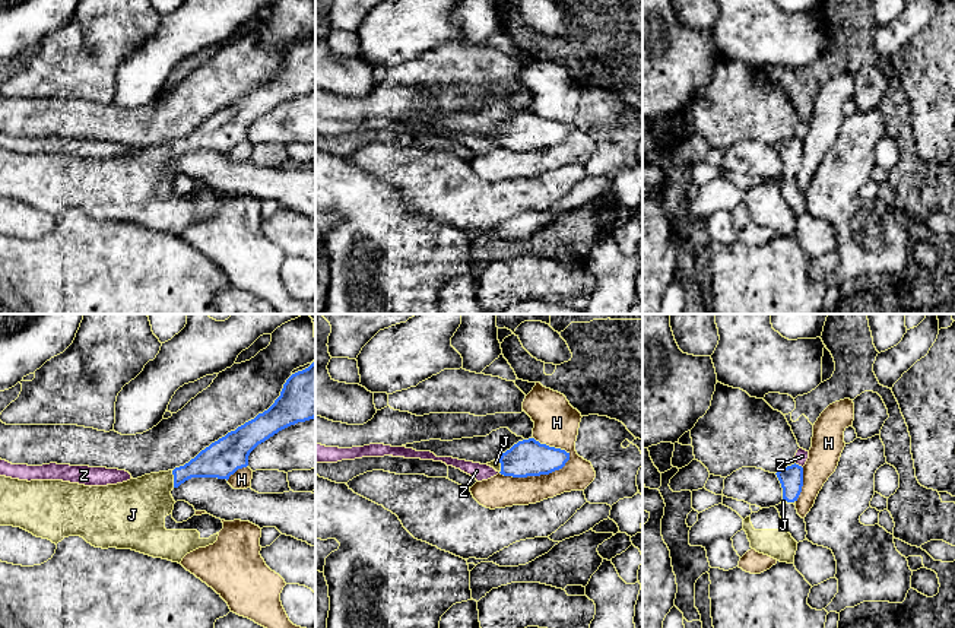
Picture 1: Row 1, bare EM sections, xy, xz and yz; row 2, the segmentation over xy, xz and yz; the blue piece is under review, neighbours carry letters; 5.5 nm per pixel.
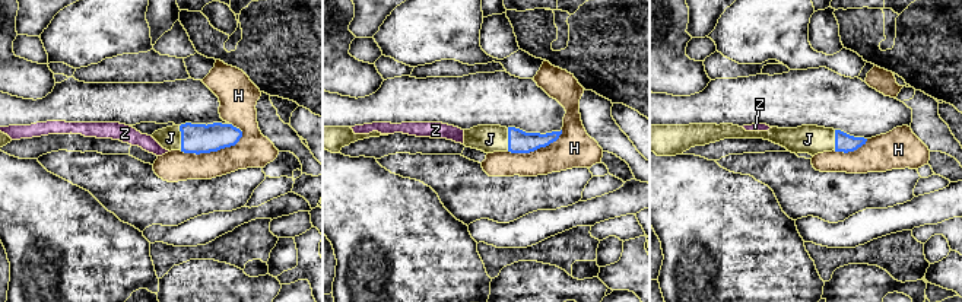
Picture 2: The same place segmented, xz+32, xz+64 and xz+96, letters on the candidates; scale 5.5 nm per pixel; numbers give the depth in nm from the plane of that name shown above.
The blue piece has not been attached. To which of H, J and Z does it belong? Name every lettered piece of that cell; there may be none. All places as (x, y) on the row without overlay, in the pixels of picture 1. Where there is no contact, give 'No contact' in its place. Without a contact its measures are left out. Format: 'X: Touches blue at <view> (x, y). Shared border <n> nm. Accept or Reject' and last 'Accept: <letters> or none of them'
H: Touches blue at xz (538, 148). Shared border 400 nm. Reject
J: Touches blue at xy (174, 152). Shared border 100 nm. Accept
Z: Touches blue at yz (798, 138). Shared border 60 nm. Reject
Accept: J

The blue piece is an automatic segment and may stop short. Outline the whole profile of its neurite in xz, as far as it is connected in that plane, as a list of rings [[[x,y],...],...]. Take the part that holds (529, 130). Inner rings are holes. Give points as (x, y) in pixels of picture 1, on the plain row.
[[[534,111],[523,112],[501,127],[498,133],[486,136],[504,149],[527,150],[549,148],[559,143],[569,133],[569,126],[540,117]]]

